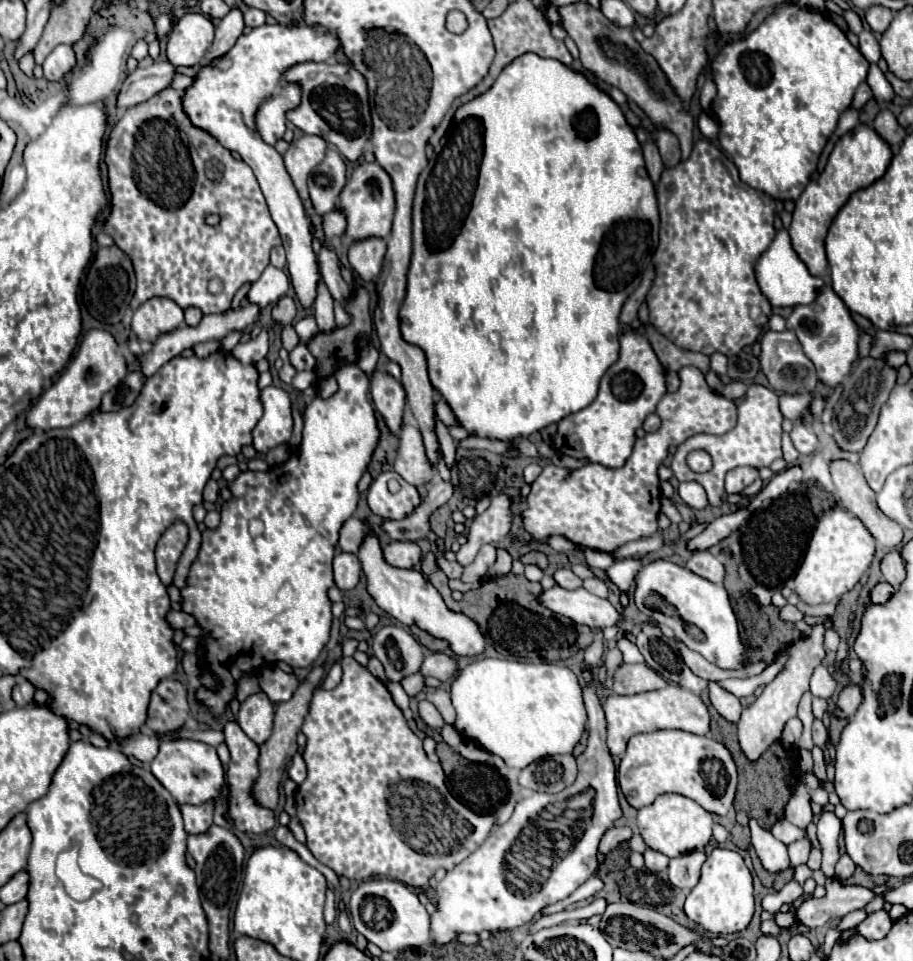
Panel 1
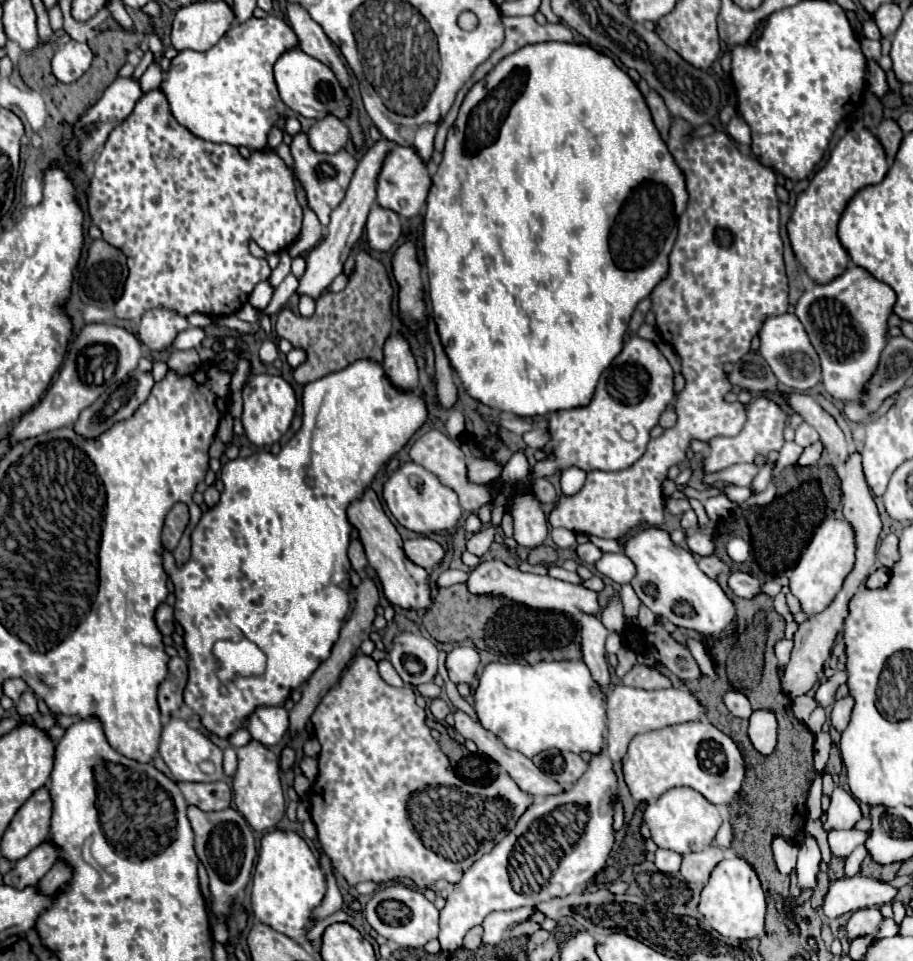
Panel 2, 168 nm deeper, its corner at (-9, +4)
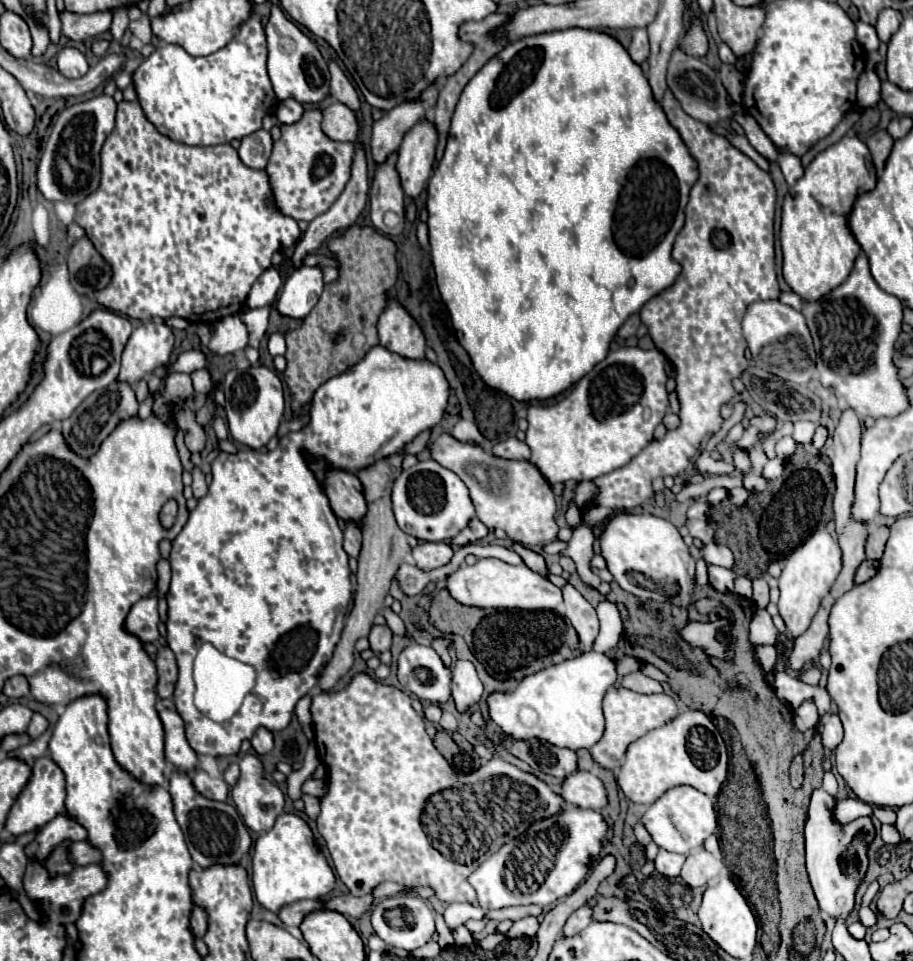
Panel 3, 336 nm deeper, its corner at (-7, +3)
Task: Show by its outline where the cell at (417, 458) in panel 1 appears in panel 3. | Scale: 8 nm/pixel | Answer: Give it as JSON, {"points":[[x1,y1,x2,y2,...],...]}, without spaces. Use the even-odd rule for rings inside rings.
{"points":[[440,434,430,444,430,458,460,476,460,480,470,490,470,500,476,508,478,520,490,530,502,528,508,538,526,548,536,548,558,538,558,524,554,522,554,492,540,470,528,460,502,460,478,446,462,444,450,434]]}

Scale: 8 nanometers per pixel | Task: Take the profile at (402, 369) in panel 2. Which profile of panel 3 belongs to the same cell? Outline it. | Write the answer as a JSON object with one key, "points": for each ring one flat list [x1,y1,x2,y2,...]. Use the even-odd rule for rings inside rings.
{"points":[[392,294,388,308,378,320,378,336,384,348,396,352,402,358,408,360,424,358,424,348,426,348,424,334,420,326,414,322,414,318,410,318,408,312,394,300]]}

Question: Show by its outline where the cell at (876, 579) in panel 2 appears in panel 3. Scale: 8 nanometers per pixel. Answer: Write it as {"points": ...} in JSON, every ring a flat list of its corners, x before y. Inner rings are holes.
{"points":[[864,560,864,562,858,566,854,580,856,580,856,584,864,584,866,580,874,578,876,572,878,572,878,562,876,562,876,560]]}

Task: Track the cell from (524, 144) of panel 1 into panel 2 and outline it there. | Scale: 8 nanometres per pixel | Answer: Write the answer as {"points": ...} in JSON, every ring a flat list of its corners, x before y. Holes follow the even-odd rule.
{"points":[[534,43,504,57,482,81,474,83,464,97,456,123,448,131,444,159,432,177,424,215,424,251,432,315,450,363,460,375,468,395,492,409,510,411,520,417,546,415,588,403,600,373,620,353,632,311,668,273,668,255,686,205,686,177,662,141,638,85,612,57,586,43],[508,97,514,99,506,103,504,99]]}

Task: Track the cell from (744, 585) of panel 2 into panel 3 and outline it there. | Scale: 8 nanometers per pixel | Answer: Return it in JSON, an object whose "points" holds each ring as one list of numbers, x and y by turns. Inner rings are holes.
{"points":[[708,566,710,586,718,592,732,592,734,590,734,572,722,566]]}

